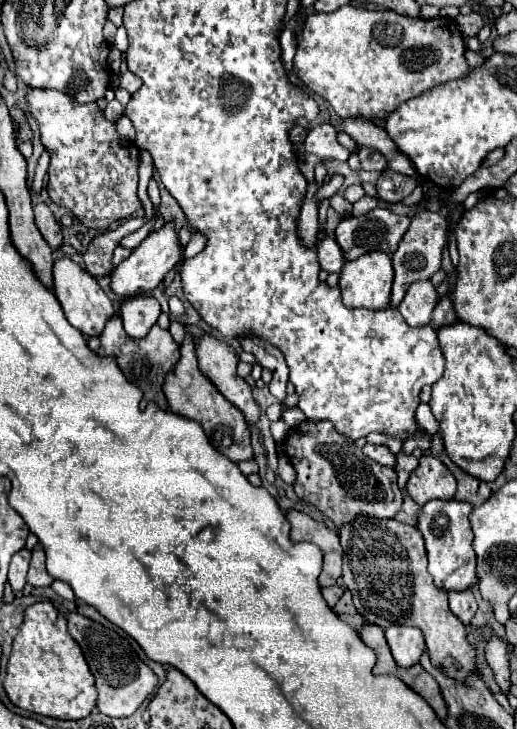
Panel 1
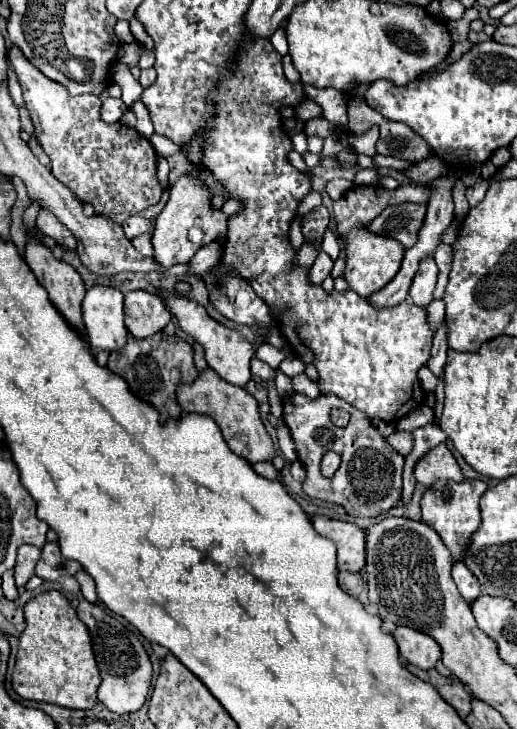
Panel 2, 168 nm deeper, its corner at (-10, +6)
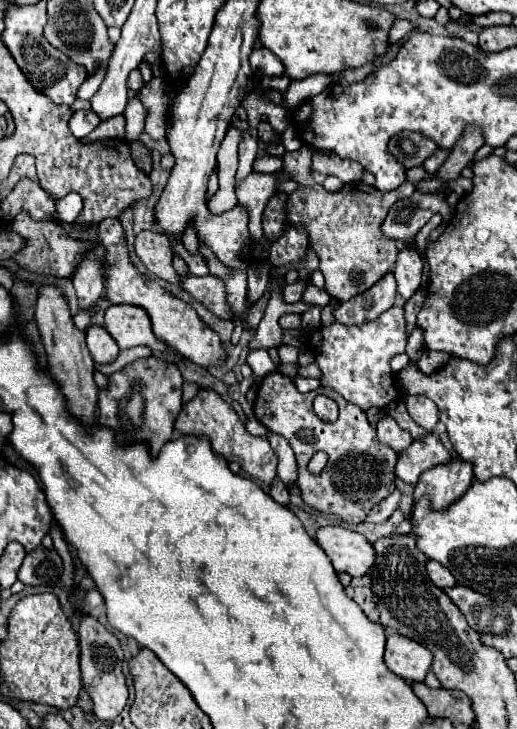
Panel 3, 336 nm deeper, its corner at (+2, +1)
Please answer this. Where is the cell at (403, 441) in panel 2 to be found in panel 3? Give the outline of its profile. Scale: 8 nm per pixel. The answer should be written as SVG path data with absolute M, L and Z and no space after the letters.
M388 414L378 420L376 432L378 432L378 440L380 440L382 444L394 448L396 452L408 448L410 442L412 442L412 436L410 436L406 430L402 430L402 428L392 420L392 416L388 416Z

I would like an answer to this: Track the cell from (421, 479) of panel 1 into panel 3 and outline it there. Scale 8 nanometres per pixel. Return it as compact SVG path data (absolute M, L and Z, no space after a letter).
M426 432L422 438L416 438L406 450L400 452L396 462L396 476L408 484L416 484L420 474L432 466L446 464L450 460L448 450L440 442L436 432Z

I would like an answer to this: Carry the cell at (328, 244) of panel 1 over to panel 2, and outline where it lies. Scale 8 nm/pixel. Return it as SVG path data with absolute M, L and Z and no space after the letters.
M320 251L318 257L316 257L316 261L314 261L314 265L312 265L312 269L310 269L312 281L322 283L326 279L326 275L330 275L332 267L334 267L334 261L330 259L330 255L324 253L324 251Z

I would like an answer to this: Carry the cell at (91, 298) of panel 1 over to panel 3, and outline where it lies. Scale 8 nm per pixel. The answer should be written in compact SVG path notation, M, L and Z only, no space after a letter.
M100 326L88 328L86 342L88 342L88 350L94 360L110 360L110 358L118 356L118 346L116 346L114 338L108 336L104 332L104 328L100 328Z

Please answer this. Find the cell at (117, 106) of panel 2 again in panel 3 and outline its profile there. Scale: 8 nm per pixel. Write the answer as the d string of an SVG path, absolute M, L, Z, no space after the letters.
M80 110L80 112L74 112L70 122L68 122L68 128L72 132L72 136L76 138L84 138L88 136L100 122L96 122L96 114L92 114L92 110Z

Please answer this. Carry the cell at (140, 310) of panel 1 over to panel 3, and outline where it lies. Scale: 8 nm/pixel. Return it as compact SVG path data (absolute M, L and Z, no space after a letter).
M110 306L106 310L104 328L120 348L148 346L153 354L172 352L164 342L152 334L150 318L140 306Z

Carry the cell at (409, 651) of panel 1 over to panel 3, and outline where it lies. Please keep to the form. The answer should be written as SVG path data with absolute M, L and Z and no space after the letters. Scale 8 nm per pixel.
M394 634L386 642L384 660L396 676L408 682L424 682L432 664L432 652L410 638Z

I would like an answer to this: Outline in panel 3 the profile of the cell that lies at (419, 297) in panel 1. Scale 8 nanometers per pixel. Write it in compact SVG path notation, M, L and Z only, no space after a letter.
M404 248L398 252L398 260L396 260L396 266L394 266L394 278L396 278L396 284L398 284L398 294L408 300L418 288L420 288L420 282L422 282L422 258L416 250L412 248Z

